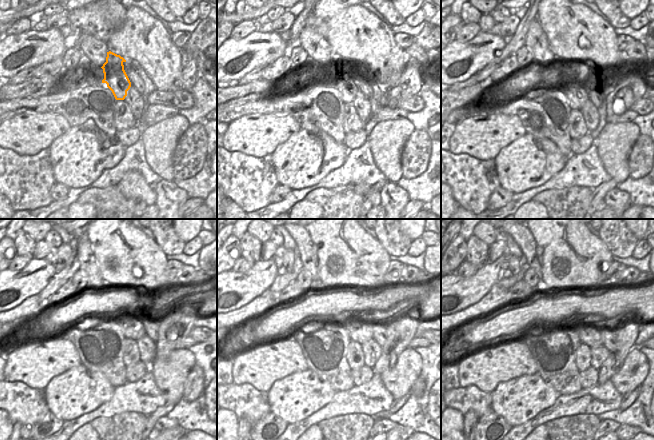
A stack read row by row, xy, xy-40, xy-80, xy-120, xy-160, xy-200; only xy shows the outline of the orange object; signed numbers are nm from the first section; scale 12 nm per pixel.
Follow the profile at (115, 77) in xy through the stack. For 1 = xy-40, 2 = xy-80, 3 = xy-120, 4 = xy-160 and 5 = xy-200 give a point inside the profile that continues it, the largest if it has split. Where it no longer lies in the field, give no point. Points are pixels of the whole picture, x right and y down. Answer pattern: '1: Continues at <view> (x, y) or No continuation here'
1: Continues at xy-40 (341, 79)
2: Continues at xy-80 (577, 96)
3: Continues at xy-120 (133, 328)
4: Continues at xy-160 (359, 331)
5: Continues at xy-200 (587, 333)

